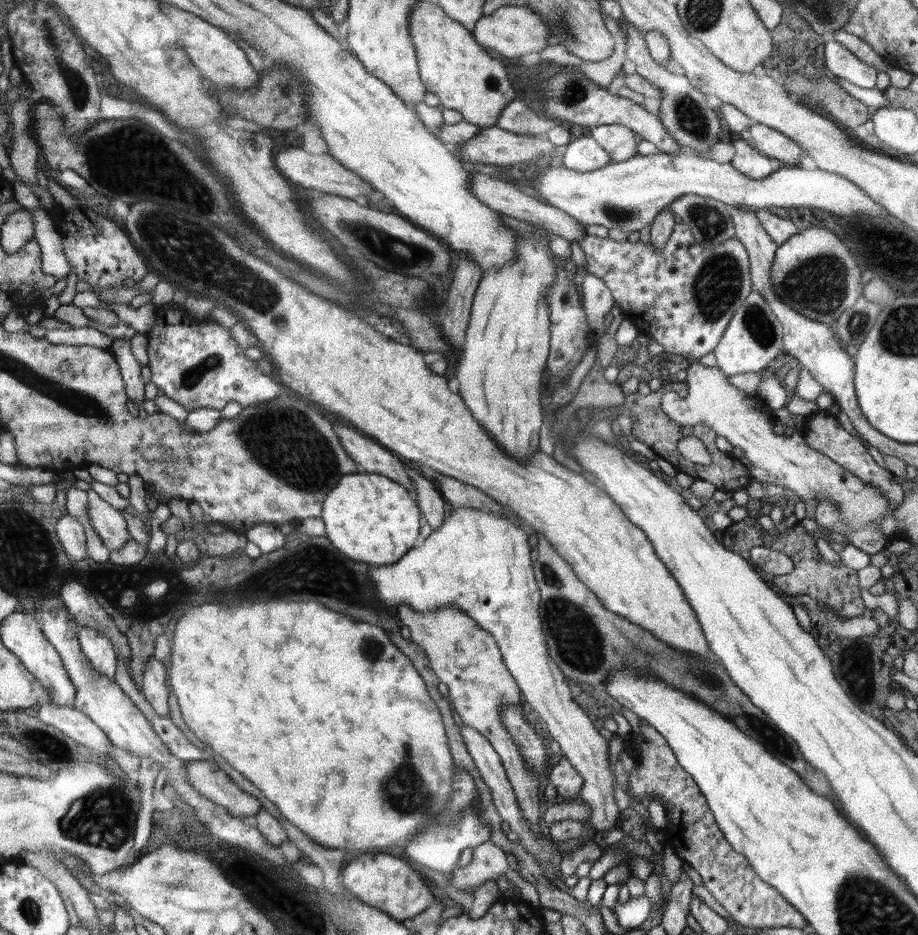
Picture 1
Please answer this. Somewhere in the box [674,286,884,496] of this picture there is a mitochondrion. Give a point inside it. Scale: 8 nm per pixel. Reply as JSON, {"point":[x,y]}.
{"point":[761,328]}

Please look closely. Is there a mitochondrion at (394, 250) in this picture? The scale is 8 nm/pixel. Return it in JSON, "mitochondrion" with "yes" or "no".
{"mitochondrion":"yes"}

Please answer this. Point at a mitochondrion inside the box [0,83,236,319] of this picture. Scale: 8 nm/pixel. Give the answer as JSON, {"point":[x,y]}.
{"point":[91,146]}

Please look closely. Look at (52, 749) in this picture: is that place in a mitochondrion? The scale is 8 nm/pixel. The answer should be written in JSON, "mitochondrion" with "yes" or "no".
{"mitochondrion":"yes"}

